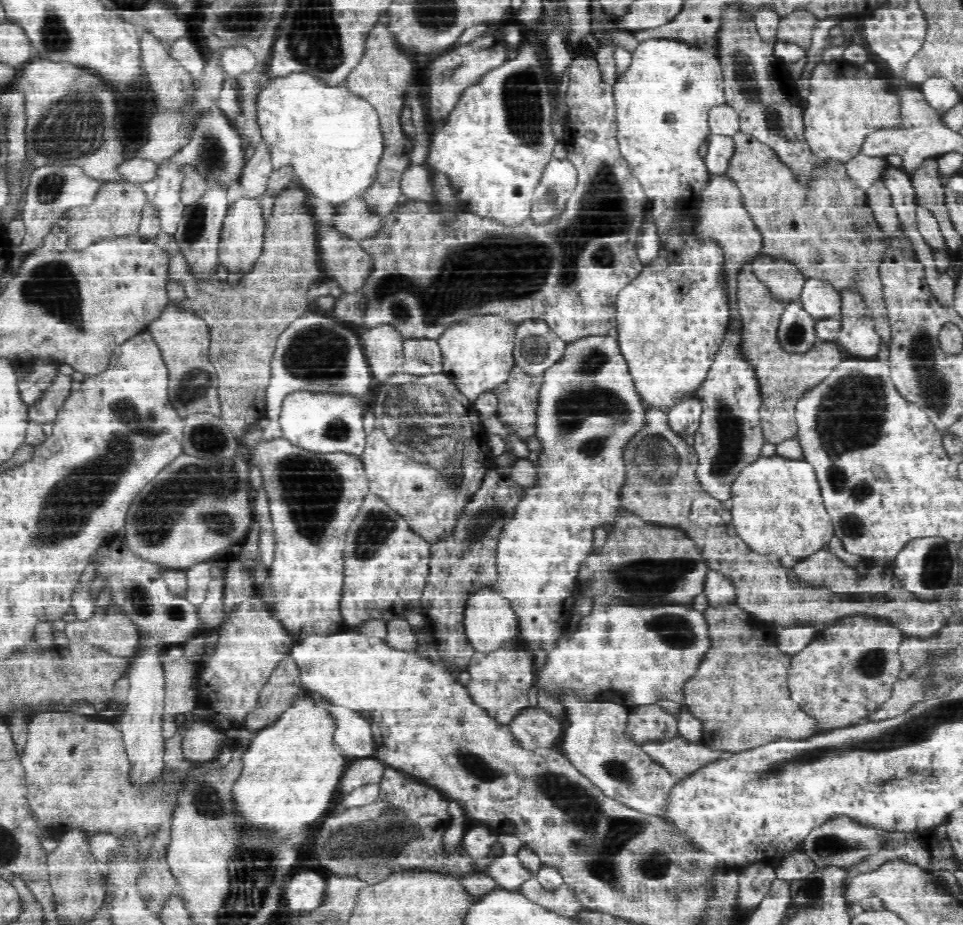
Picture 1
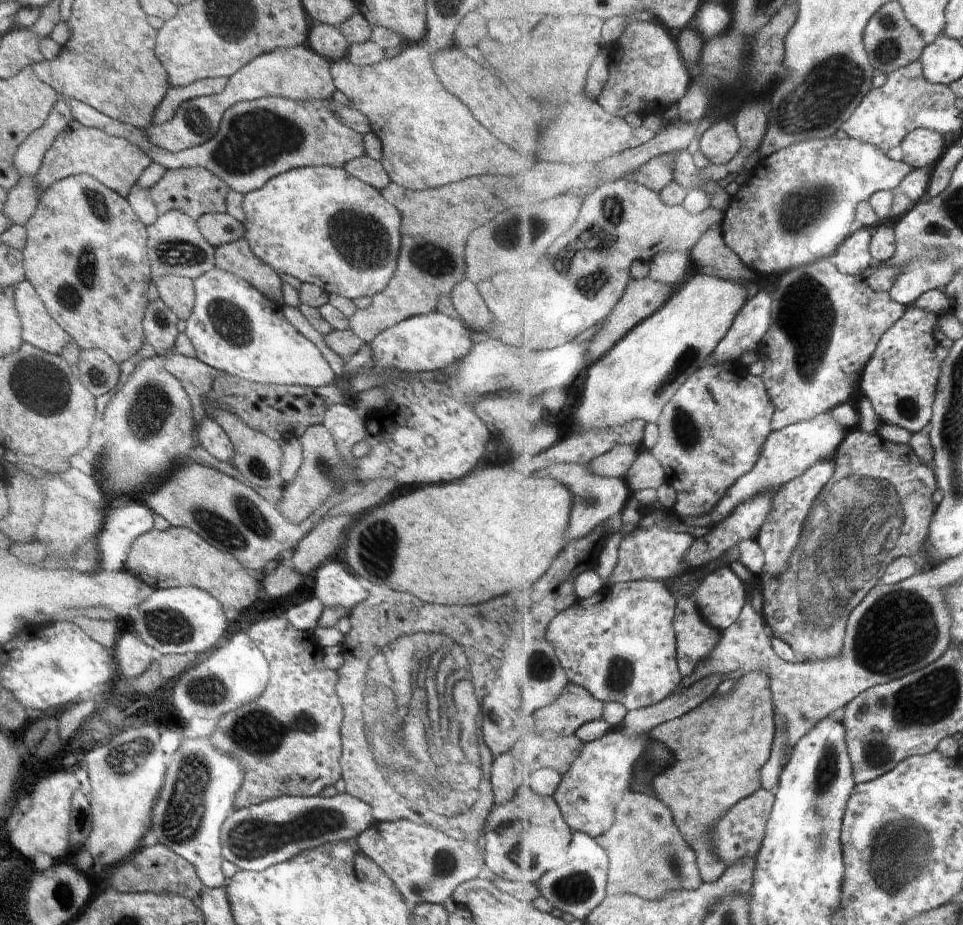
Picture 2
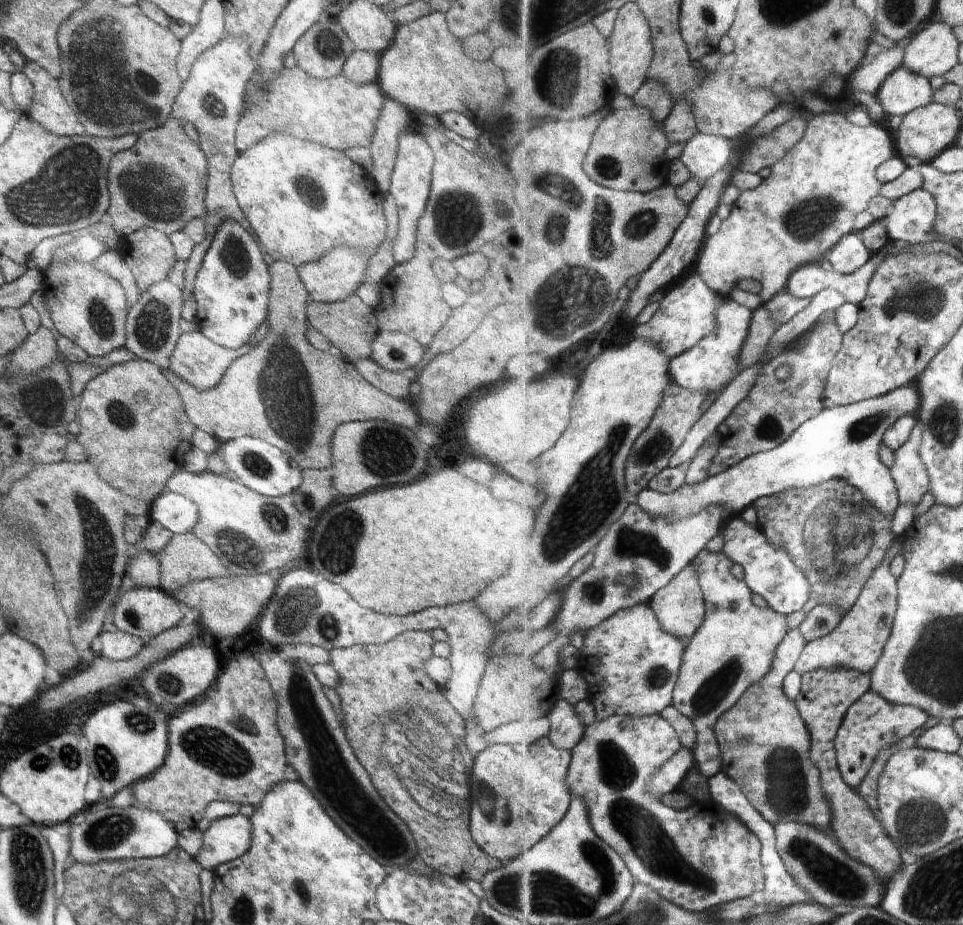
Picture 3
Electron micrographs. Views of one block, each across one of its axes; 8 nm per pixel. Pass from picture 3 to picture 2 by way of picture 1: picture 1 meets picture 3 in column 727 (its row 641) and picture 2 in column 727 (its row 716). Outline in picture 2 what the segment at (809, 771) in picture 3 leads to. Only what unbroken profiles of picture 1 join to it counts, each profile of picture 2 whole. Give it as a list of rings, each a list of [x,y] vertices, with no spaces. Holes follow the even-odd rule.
[[[752,671],[751,673],[745,673],[738,682],[738,686],[734,689],[734,692],[731,692],[729,695],[725,695],[724,697],[714,696],[704,702],[704,704],[701,704],[696,710],[689,712],[682,718],[668,721],[667,723],[657,726],[652,732],[652,738],[666,743],[673,750],[675,758],[673,766],[670,767],[664,774],[656,777],[655,787],[658,791],[658,797],[670,807],[670,810],[673,810],[676,824],[681,828],[681,831],[686,837],[686,840],[689,842],[689,845],[698,855],[703,878],[707,883],[718,882],[718,880],[720,880],[729,869],[727,862],[718,858],[718,855],[713,851],[713,842],[711,841],[713,838],[713,829],[718,824],[719,819],[724,818],[742,799],[752,796],[754,793],[757,793],[763,788],[761,770],[765,768],[766,763],[770,760],[777,740],[777,714],[774,706],[775,696],[773,694],[772,678],[769,673],[766,673],[765,671]]]

